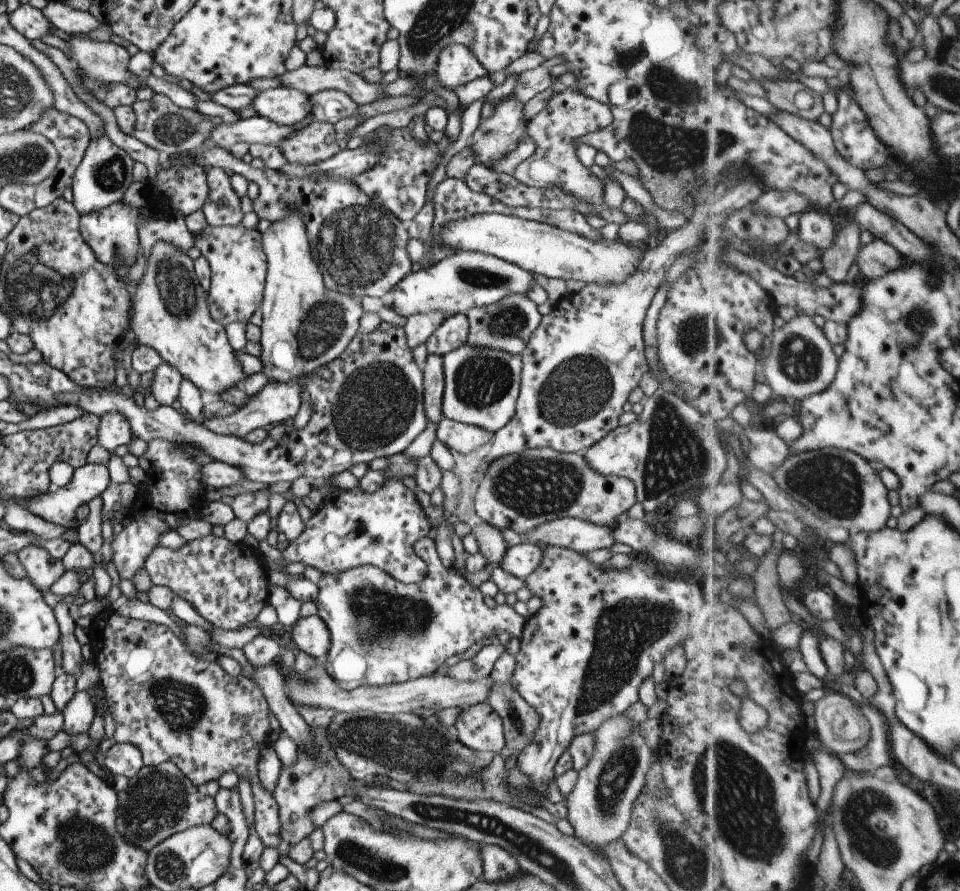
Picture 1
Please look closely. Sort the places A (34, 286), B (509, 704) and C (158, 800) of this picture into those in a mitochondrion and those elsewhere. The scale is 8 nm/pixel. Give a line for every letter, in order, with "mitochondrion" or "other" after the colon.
A: mitochondrion
B: mitochondrion
C: mitochondrion

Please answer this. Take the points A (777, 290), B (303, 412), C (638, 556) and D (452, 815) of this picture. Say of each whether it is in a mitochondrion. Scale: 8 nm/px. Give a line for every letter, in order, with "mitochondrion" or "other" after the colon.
A: other
B: other
C: other
D: mitochondrion

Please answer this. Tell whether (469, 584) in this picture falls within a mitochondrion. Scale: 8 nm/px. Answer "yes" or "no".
no

